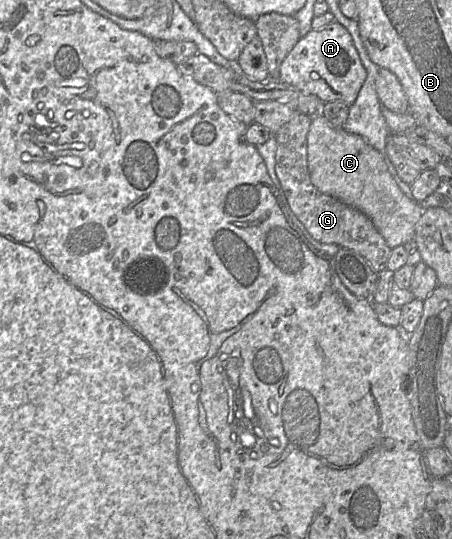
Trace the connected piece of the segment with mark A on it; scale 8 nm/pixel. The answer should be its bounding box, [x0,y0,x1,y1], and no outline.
[278,21,366,106]

